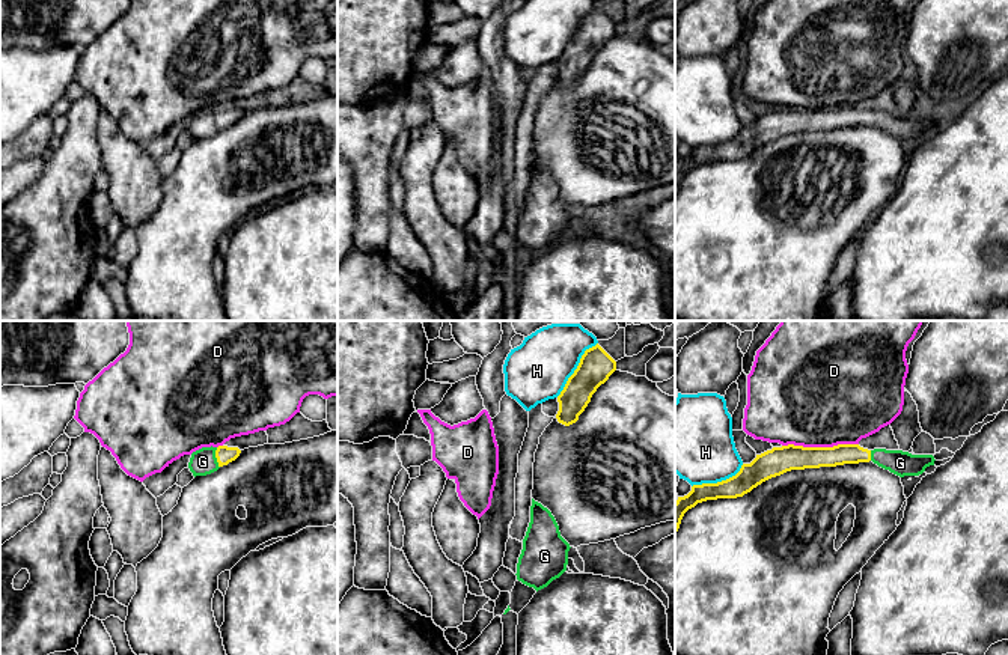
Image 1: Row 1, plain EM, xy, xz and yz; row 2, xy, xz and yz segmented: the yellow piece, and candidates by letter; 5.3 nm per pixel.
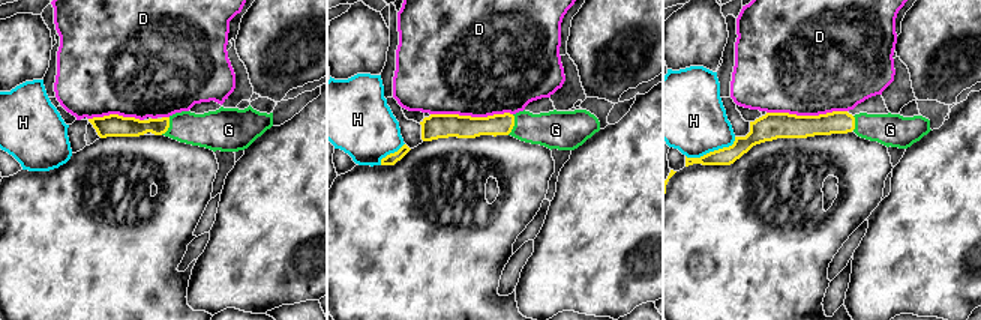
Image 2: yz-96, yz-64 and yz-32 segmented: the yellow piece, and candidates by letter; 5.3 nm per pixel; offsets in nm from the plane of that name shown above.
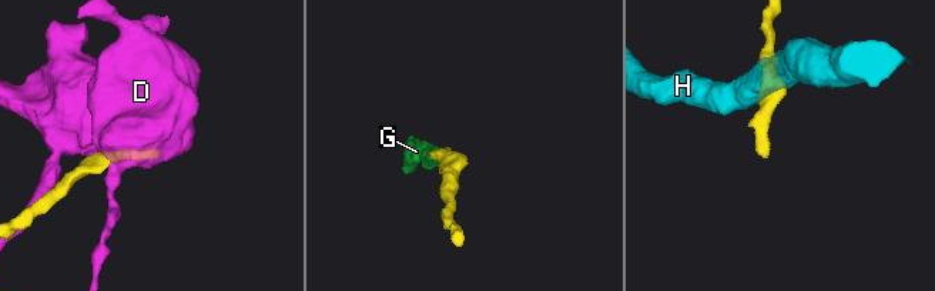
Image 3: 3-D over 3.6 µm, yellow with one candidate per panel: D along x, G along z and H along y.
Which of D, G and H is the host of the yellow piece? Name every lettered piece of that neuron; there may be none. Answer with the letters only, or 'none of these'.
G

